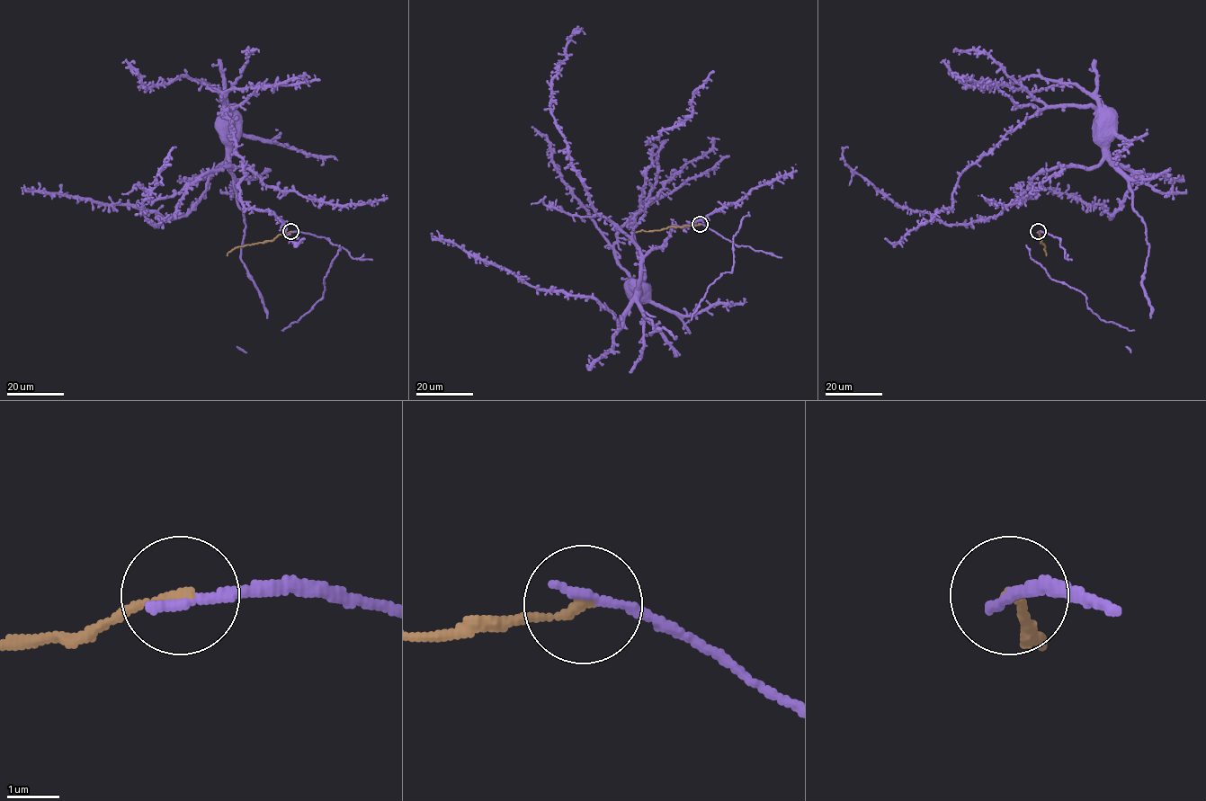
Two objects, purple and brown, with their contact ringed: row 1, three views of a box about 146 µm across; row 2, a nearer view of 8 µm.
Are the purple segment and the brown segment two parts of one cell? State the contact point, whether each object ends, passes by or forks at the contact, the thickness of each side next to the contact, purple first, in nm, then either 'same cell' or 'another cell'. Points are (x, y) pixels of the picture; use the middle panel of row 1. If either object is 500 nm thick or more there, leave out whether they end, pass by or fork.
at (700, 224); purple ends there; brown ends there; 200 nm thick on the purple side, 180 nm on the other; another cell

